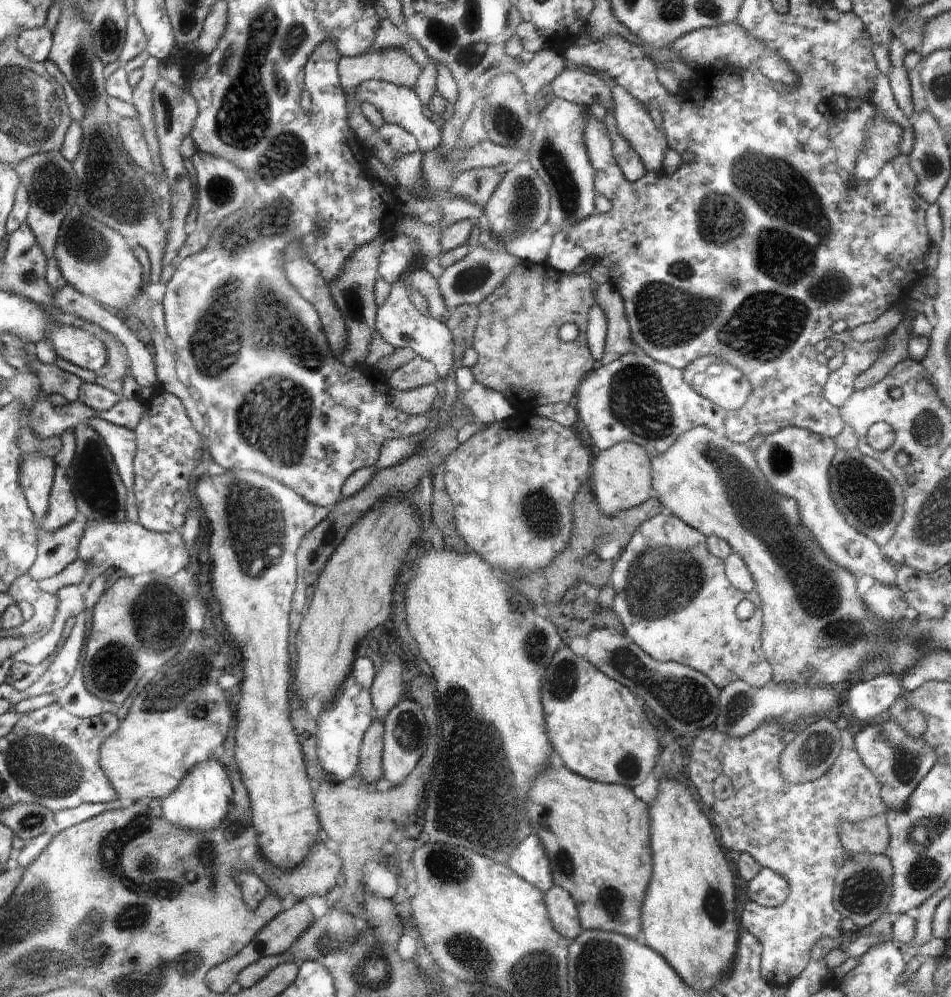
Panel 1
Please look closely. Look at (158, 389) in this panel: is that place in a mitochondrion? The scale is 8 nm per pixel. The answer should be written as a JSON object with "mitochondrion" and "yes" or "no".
{"mitochondrion":"no"}

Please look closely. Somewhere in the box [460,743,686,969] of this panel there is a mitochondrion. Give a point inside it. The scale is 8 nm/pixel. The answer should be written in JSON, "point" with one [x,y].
{"point":[612,900]}

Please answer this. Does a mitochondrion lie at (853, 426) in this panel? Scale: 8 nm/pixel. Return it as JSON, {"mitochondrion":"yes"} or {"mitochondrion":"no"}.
{"mitochondrion":"no"}

